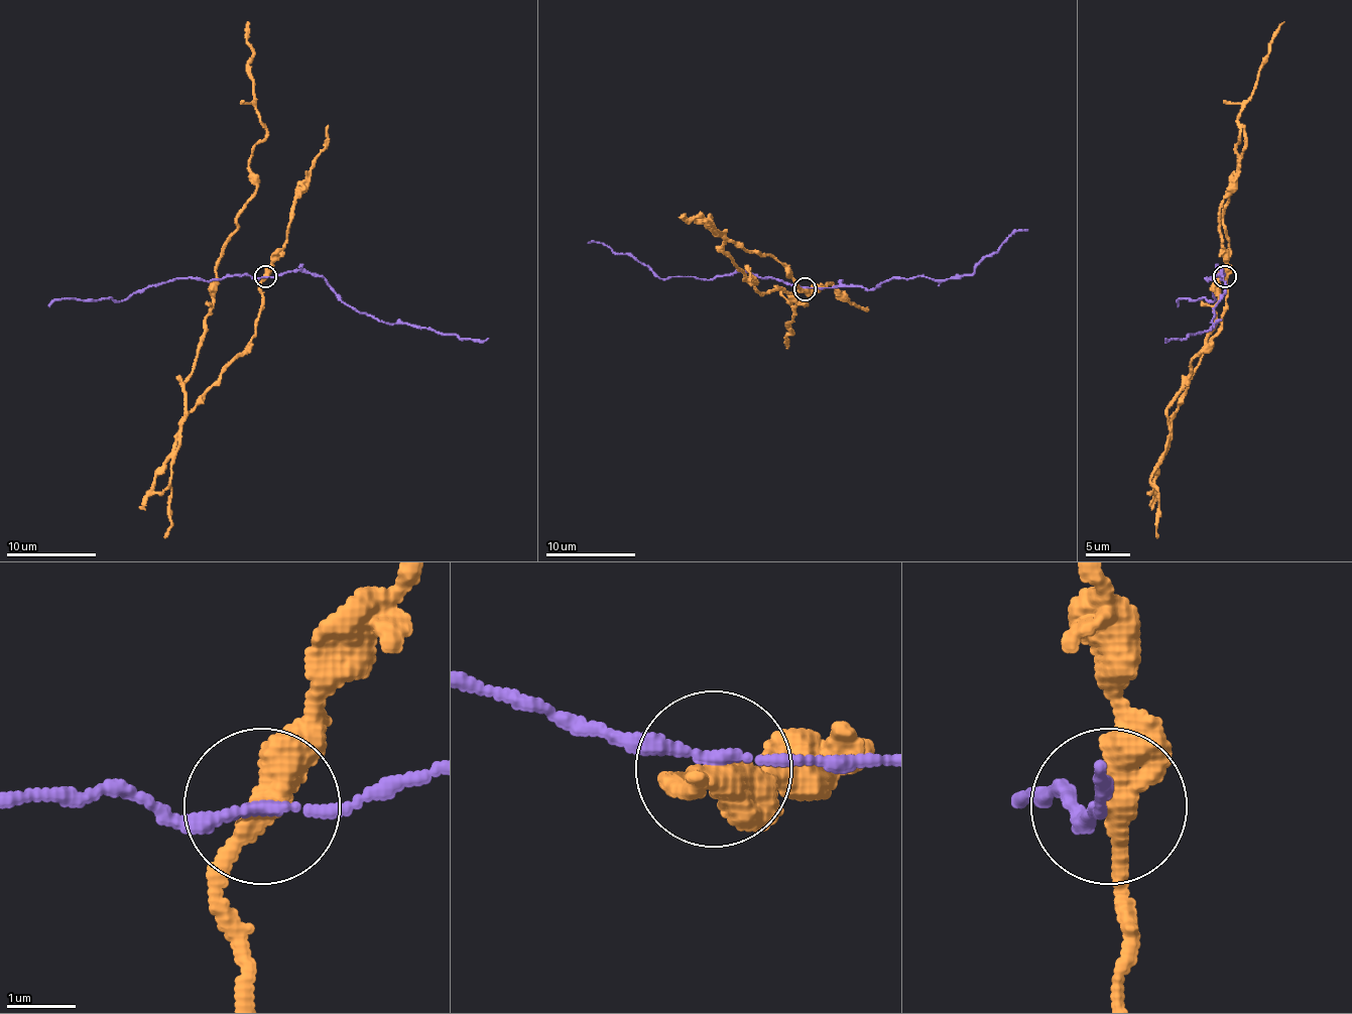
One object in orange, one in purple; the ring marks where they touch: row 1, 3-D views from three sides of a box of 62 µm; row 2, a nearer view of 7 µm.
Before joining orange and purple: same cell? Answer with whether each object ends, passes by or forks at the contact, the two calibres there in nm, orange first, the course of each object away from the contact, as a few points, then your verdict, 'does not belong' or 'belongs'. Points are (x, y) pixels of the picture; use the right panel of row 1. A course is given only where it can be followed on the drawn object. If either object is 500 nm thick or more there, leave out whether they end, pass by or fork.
orange passes by; purple passes by; calibres 380 and 150 nm; course orange (1224, 277), (1217, 336), (1190, 362), (1184, 402), (1170, 416), (1215, 324), (1242, 104), (1284, 21); course purple (1224, 277), (1226, 292), (1217, 301), (1215, 324), (1197, 333), (1170, 340), (1165, 338); does not belong

